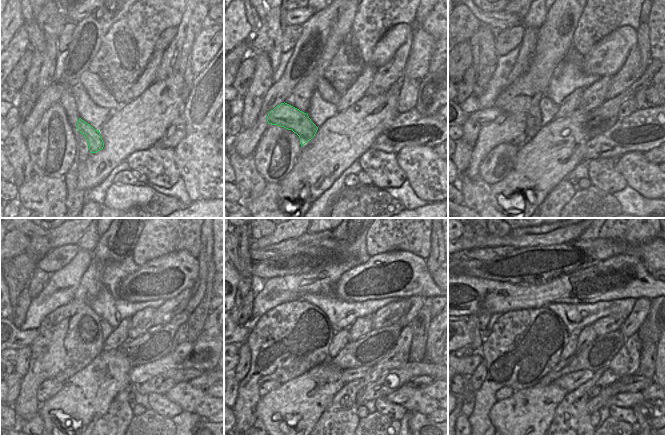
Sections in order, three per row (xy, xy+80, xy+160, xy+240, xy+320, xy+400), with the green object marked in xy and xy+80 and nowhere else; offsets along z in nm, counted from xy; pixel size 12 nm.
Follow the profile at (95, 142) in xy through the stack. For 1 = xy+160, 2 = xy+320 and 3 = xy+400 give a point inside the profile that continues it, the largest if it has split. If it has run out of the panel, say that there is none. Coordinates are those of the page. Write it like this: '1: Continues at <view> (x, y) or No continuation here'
1: Continues at xy+160 (494, 114)
2: Continues at xy+320 (244, 341)
3: Continues at xy+400 (468, 325)

